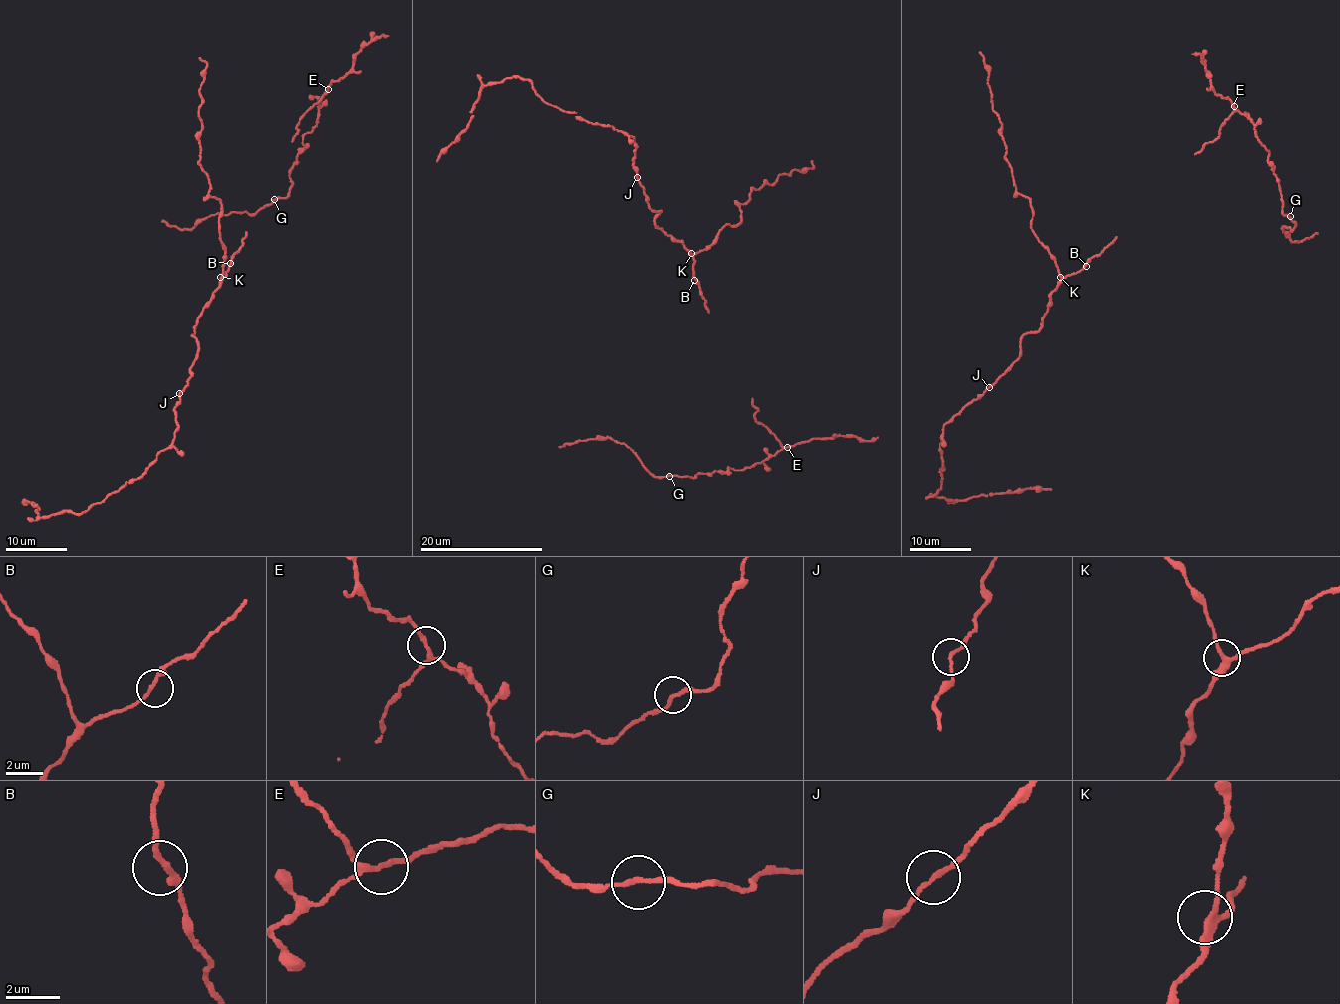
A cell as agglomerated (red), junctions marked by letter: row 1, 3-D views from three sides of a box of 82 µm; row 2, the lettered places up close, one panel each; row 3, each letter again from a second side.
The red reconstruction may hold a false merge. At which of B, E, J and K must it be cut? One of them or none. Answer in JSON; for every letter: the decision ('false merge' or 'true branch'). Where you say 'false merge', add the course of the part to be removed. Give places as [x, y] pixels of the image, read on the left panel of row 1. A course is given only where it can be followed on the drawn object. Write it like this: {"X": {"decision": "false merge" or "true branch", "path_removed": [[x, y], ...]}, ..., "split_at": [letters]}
{"B": {"decision": "true branch"}, "E": {"decision": "true branch"}, "J": {"decision": "true branch"}, "K": {"decision": "true branch"}, "split_at": []}

